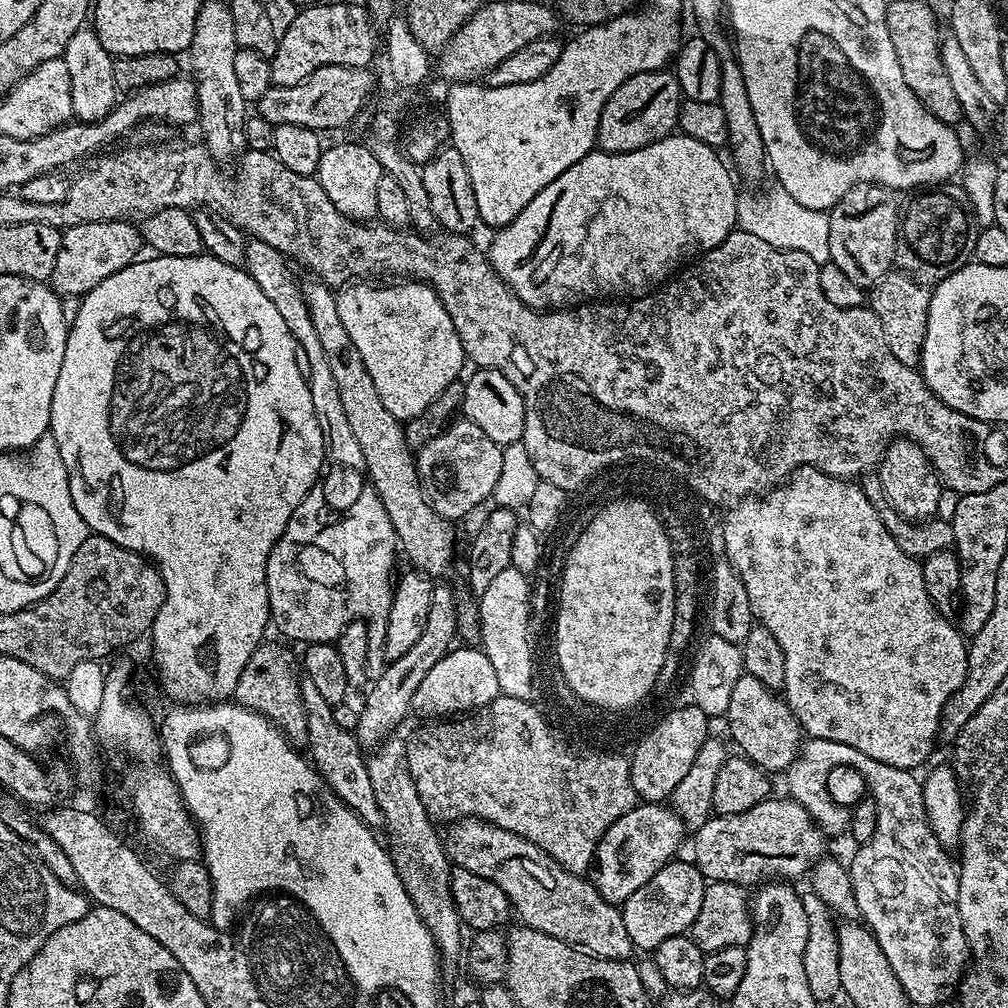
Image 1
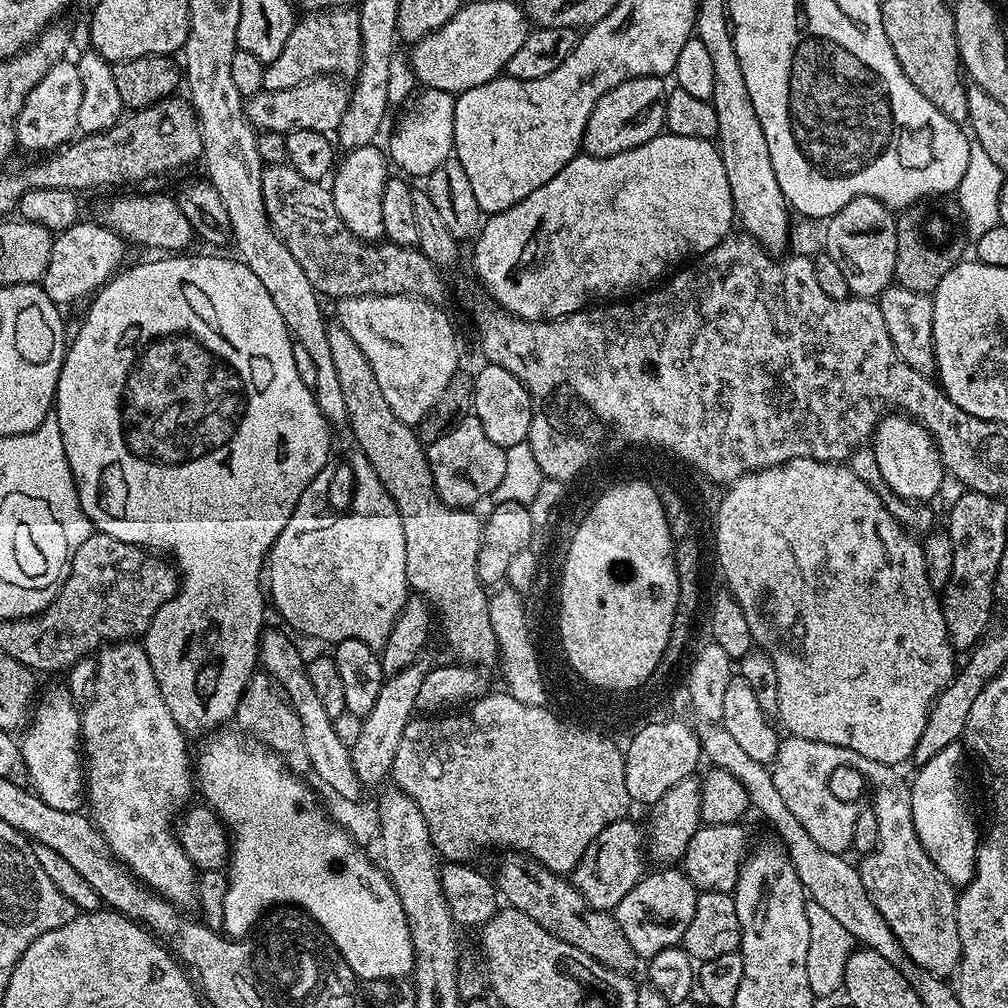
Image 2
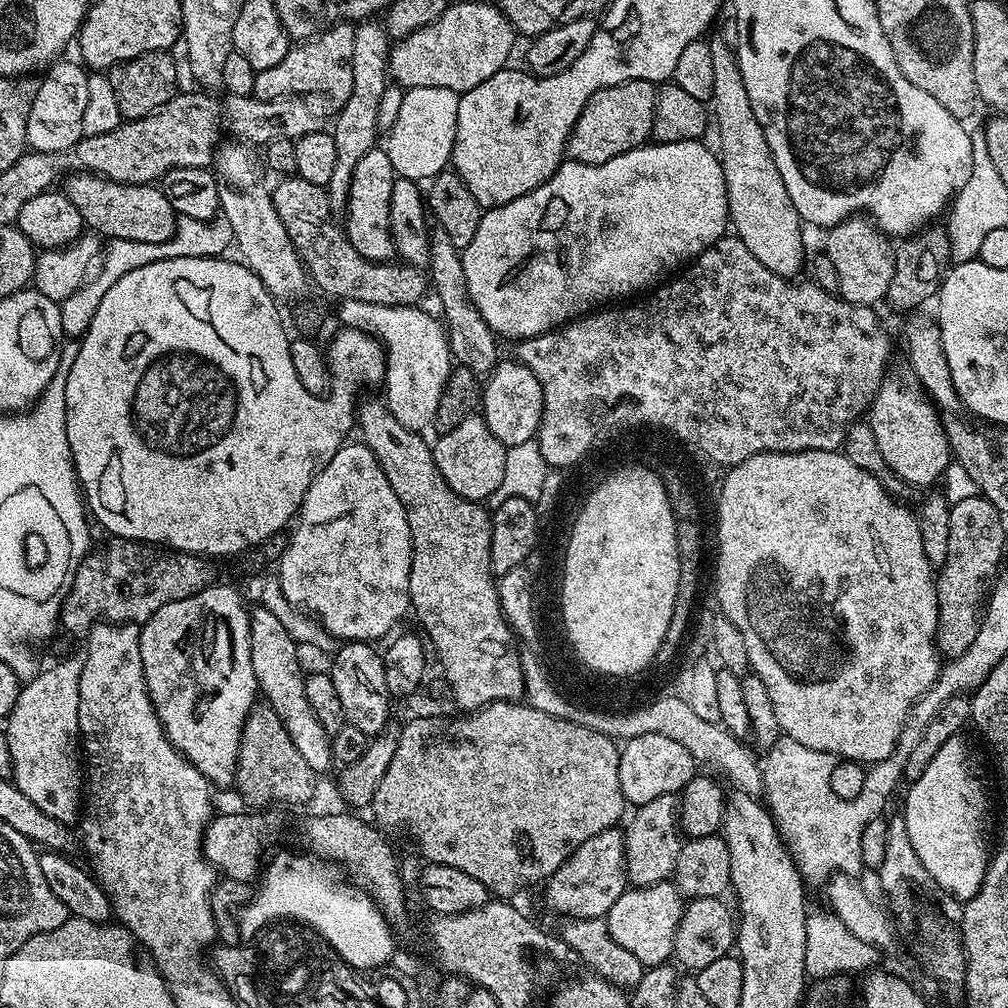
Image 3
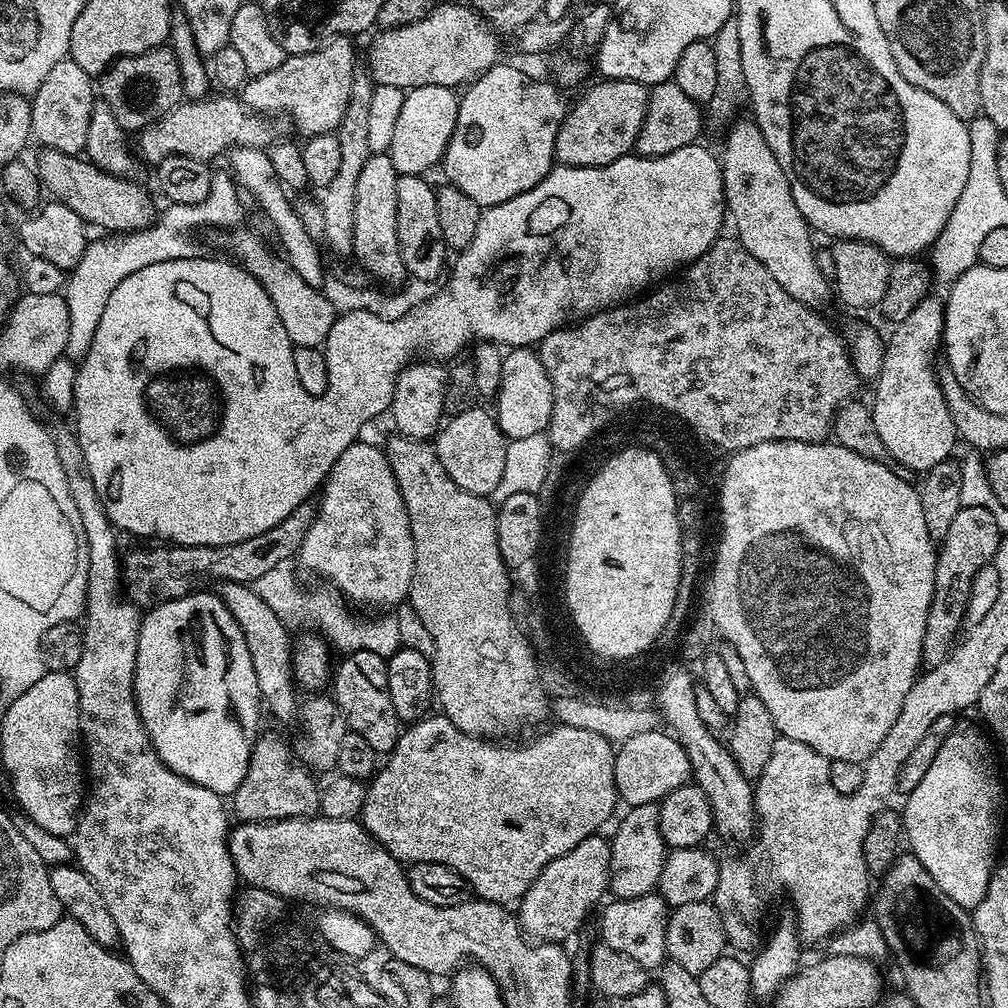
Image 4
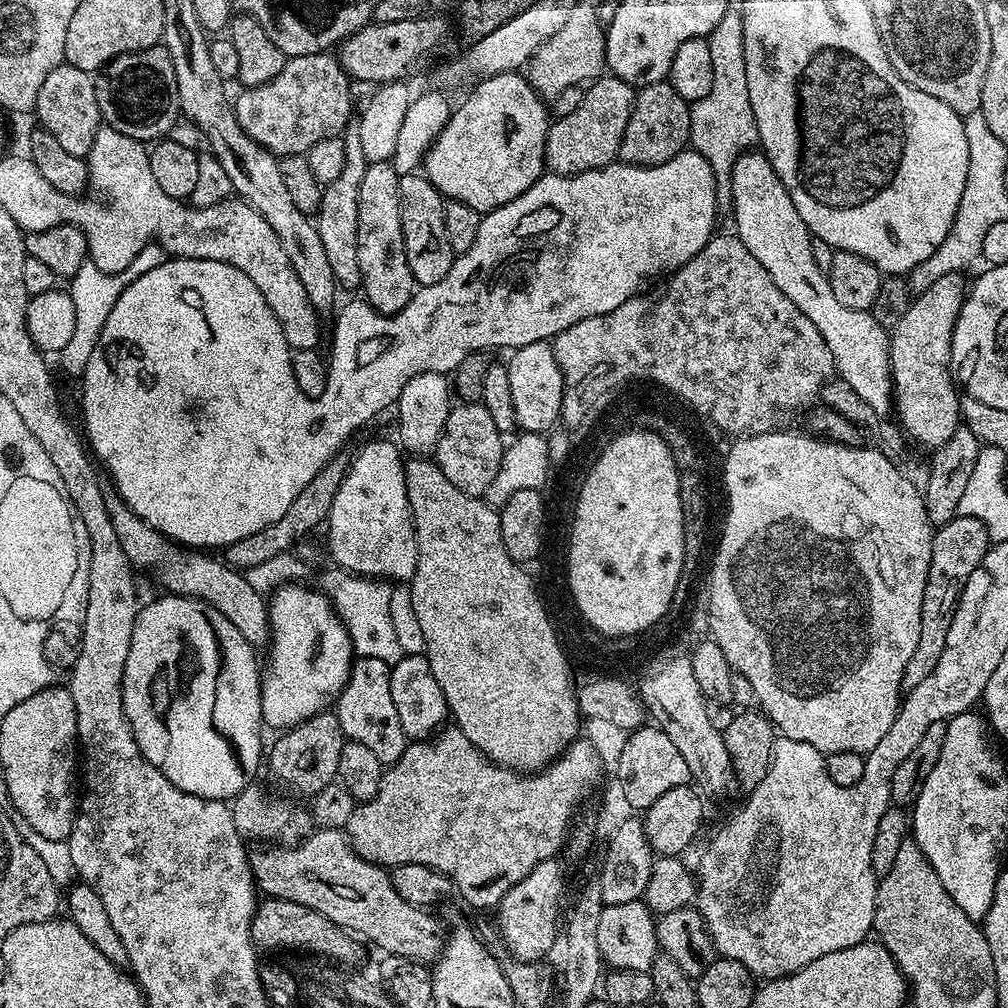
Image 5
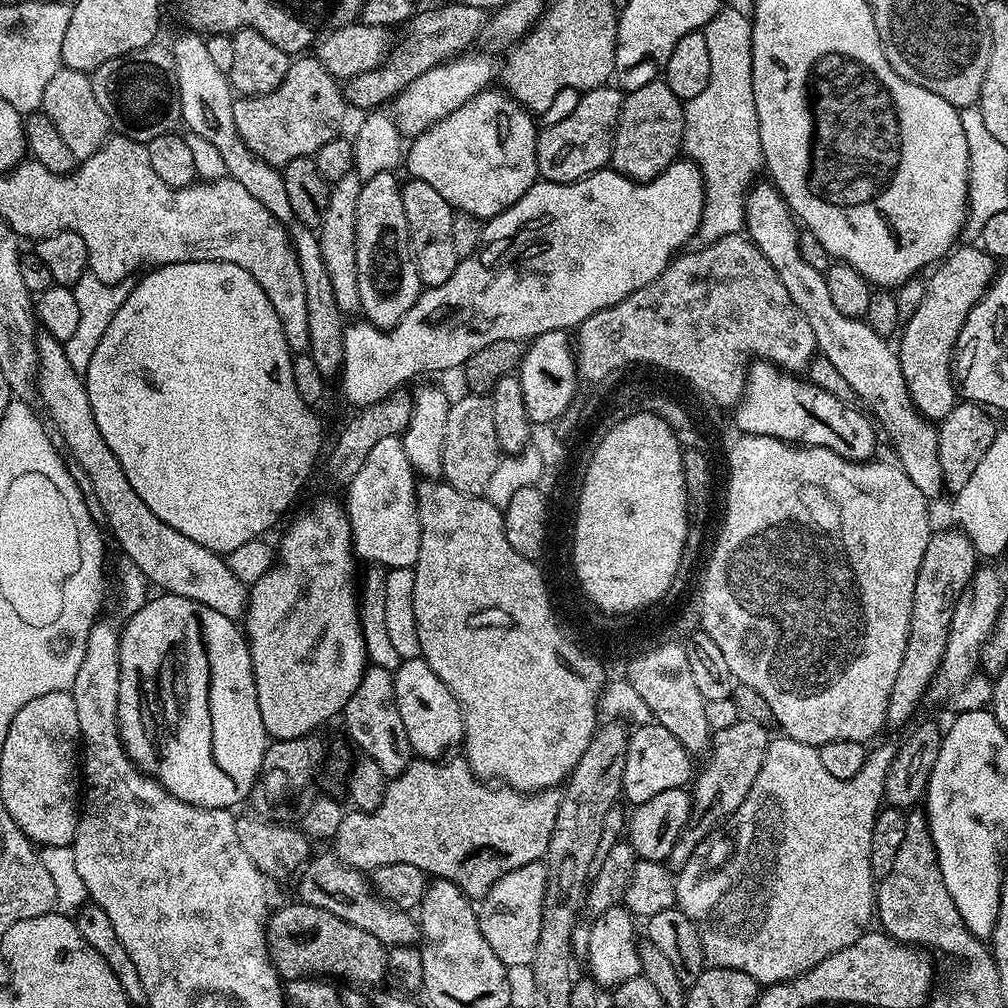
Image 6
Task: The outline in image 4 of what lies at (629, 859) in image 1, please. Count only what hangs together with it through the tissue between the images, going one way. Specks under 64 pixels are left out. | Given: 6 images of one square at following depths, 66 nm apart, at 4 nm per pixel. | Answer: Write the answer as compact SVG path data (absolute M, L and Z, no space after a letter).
M600 834L588 836L578 842L572 852L562 854L562 858L554 858L554 862L547 864L542 874L538 874L530 890L526 890L526 894L520 897L520 929L529 940L546 944L564 942L567 936L572 936L579 930L588 916L588 911L605 899L604 892L606 896L609 891L608 871L612 846L602 837Z

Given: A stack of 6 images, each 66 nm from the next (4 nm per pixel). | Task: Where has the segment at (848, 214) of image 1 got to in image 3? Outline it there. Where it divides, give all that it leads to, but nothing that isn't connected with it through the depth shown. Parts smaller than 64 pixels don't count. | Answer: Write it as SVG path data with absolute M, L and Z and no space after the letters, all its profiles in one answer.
M857 214L854 216L849 216L848 219L838 222L832 225L831 228L827 229L826 236L828 236L828 241L822 244L823 251L827 252L830 262L834 262L834 270L838 270L838 286L840 291L838 293L841 300L850 302L851 304L866 304L869 306L879 305L879 300L883 301L888 295L890 290L890 278L894 278L894 262L896 261L896 248L894 247L893 241L890 239L888 233L882 231L879 226L876 225L876 221L869 218L864 214Z

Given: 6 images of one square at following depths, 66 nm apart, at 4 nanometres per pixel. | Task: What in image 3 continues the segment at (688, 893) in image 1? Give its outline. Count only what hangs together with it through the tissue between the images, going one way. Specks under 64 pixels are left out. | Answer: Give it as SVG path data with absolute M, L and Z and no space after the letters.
M668 880L650 886L642 886L641 888L629 887L620 895L618 902L614 902L614 906L610 906L606 917L608 929L614 937L614 942L619 942L626 950L630 950L630 954L634 954L634 958L638 958L638 962L642 962L645 969L653 968L673 959L674 938L678 932L678 922L682 920L685 903L685 897L681 896L675 883Z

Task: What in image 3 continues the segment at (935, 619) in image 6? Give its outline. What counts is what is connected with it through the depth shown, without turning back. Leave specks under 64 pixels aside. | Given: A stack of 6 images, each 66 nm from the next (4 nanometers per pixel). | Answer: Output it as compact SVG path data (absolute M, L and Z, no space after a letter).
M979 494L962 498L962 502L950 507L950 550L936 576L936 650L941 657L951 658L966 654L978 634L986 593L989 591L990 581L997 575L996 567L1004 556L1004 520L1002 513L985 496Z

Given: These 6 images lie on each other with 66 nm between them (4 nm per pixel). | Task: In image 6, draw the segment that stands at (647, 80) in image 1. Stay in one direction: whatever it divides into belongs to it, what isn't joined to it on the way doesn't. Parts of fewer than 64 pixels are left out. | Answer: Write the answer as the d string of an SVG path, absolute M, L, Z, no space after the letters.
M613 86L589 88L572 112L561 120L553 122L549 128L541 127L536 138L536 161L540 180L555 184L569 184L586 178L590 174L607 169L611 158L615 130L619 124L625 93Z

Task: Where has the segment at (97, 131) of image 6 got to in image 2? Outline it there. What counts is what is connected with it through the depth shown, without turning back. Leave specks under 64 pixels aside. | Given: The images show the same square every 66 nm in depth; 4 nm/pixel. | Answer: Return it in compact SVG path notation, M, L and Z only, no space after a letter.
M65 58L50 66L46 78L30 90L26 102L16 119L16 143L22 149L29 148L32 154L44 154L49 150L59 150L69 143L78 132L78 109L82 106L82 78L78 78L78 70L71 59Z

